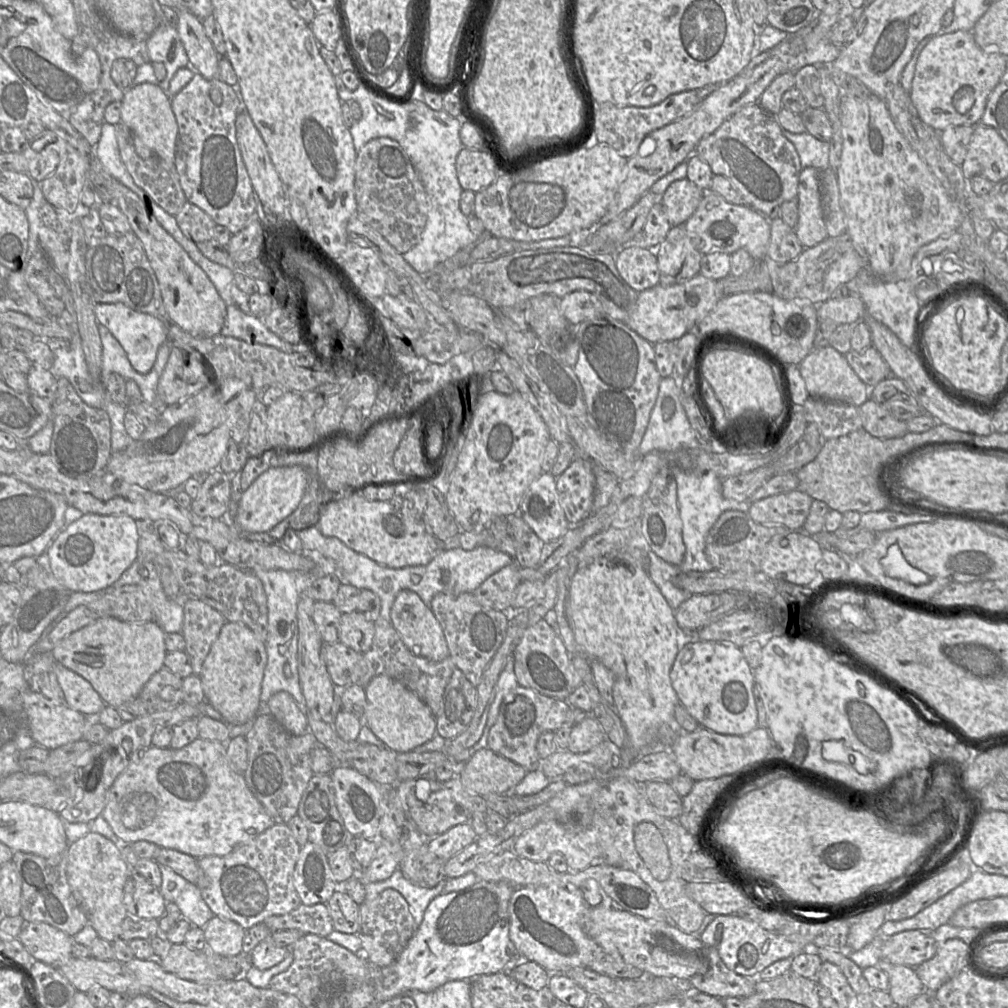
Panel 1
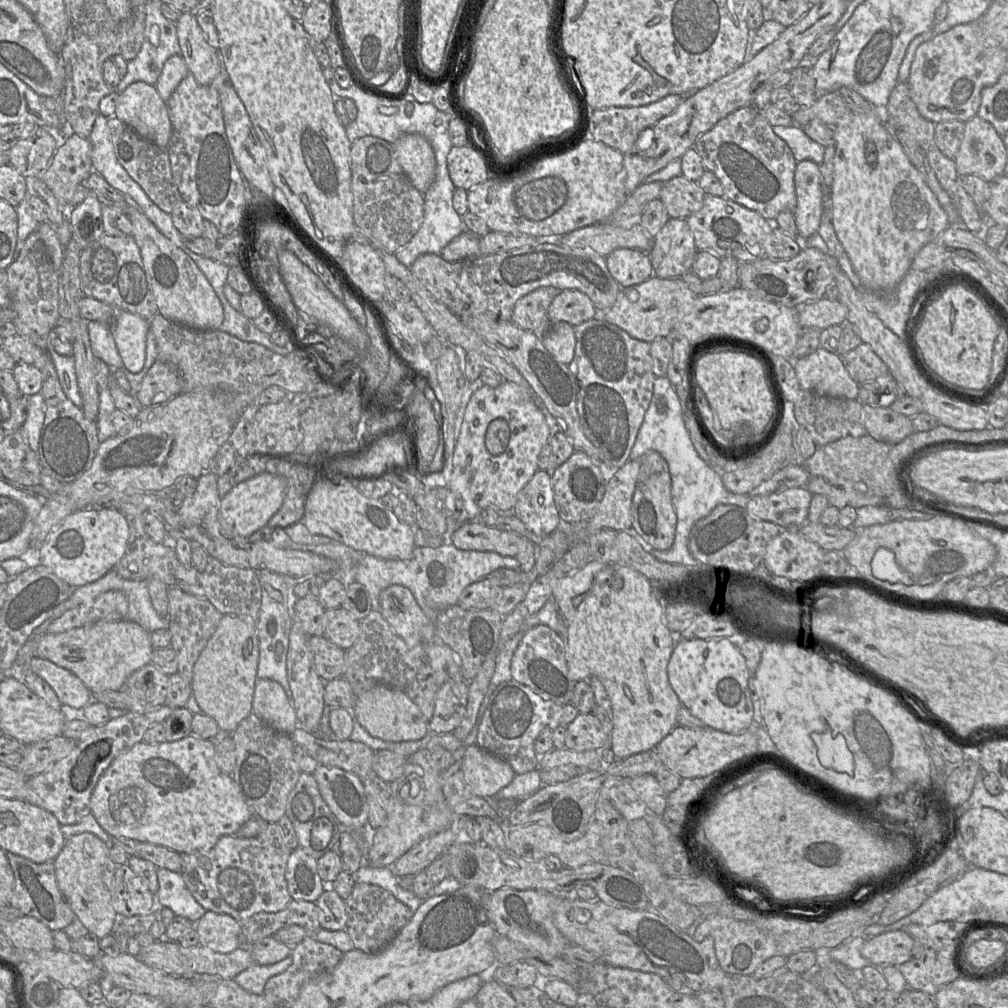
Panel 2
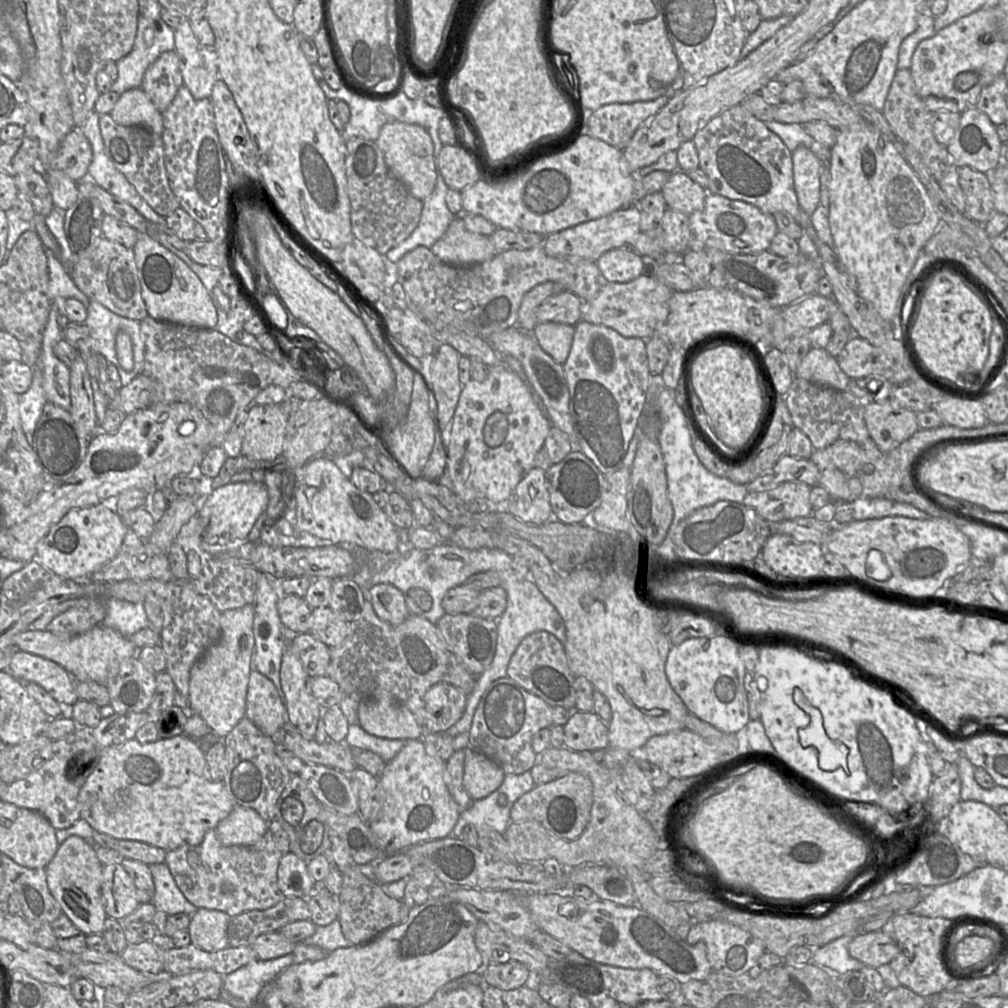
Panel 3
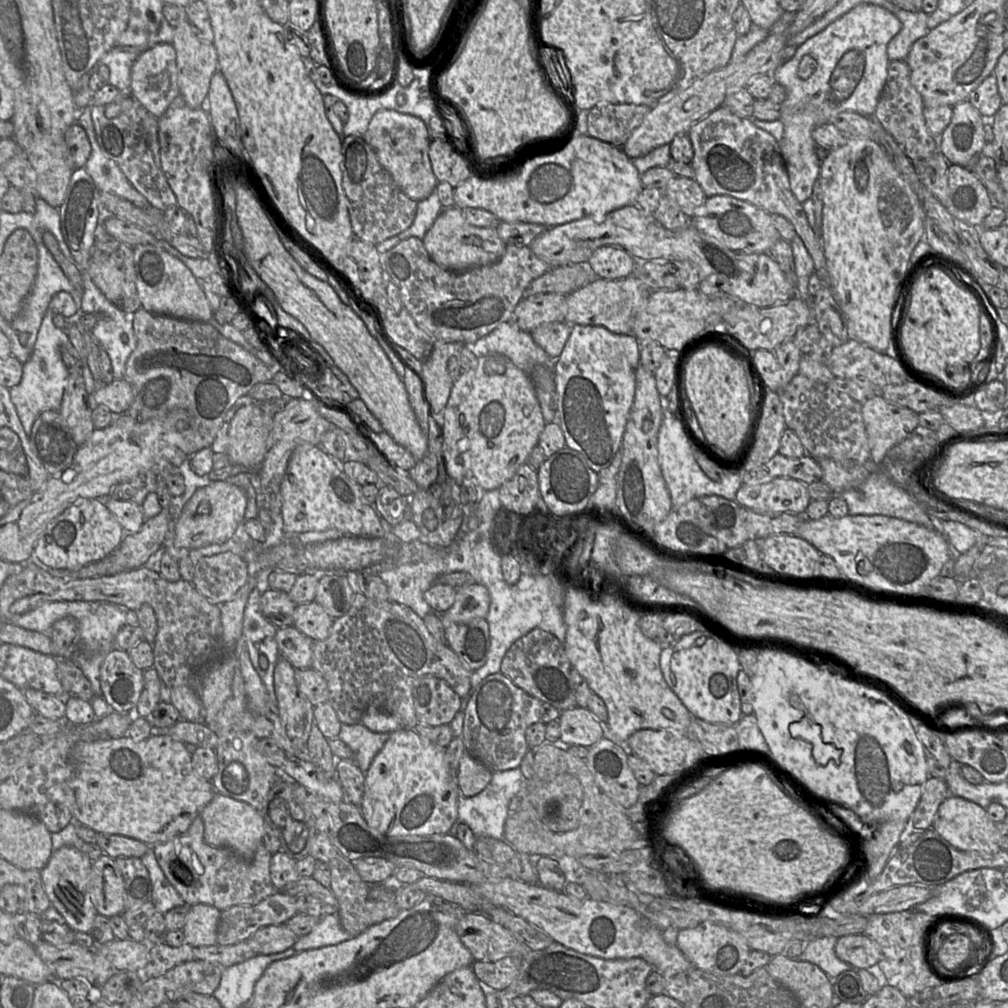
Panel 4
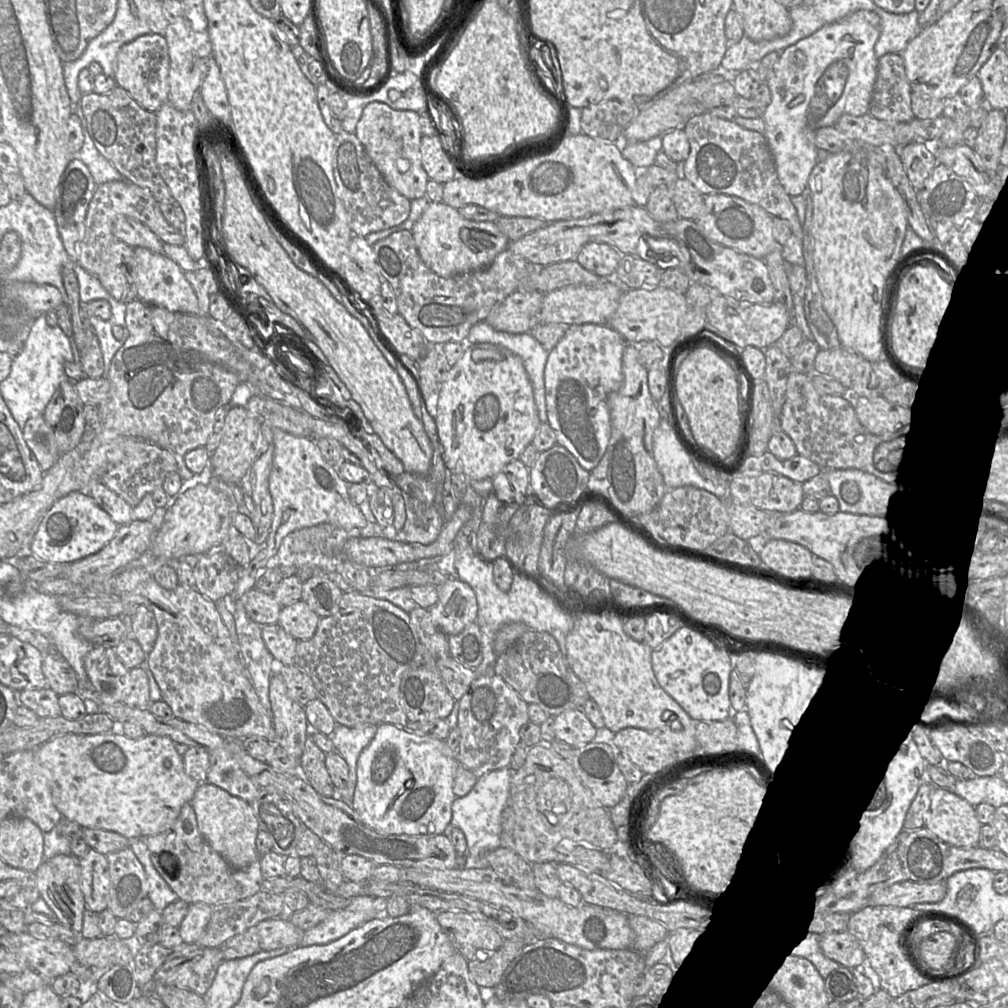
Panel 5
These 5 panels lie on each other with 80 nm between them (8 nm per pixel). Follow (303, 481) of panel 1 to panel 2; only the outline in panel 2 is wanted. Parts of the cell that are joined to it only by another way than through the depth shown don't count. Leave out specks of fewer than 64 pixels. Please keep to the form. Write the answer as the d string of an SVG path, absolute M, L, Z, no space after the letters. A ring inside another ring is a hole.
M263 472L235 485L220 500L217 520L219 535L227 539L247 538L250 534L267 525L270 518L281 507L287 489L284 477Z

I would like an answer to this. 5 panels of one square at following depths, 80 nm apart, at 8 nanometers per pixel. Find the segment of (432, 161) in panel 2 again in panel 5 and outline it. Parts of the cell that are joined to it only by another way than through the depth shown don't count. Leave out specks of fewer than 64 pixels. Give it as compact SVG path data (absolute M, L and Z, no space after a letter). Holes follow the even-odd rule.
M373 101L366 105L355 135L386 182L409 200L426 195L429 176L422 165L420 115L412 110L395 110Z

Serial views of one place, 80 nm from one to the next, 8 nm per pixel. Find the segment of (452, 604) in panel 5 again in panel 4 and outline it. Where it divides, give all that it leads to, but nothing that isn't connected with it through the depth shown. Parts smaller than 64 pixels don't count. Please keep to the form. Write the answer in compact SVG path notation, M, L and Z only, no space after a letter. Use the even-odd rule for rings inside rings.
M472 584L456 590L453 605L444 613L439 614L443 621L467 623L484 619L490 606L490 594L482 584Z

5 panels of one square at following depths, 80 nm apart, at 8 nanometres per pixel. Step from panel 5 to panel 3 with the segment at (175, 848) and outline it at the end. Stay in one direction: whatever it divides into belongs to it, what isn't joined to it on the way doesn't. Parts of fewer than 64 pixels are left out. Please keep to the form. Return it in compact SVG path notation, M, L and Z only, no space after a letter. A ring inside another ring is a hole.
M212 829L199 845L184 845L166 851L165 864L189 902L197 908L220 910L233 917L246 911L266 910L285 898L277 878L283 855L269 829L251 846L223 845Z

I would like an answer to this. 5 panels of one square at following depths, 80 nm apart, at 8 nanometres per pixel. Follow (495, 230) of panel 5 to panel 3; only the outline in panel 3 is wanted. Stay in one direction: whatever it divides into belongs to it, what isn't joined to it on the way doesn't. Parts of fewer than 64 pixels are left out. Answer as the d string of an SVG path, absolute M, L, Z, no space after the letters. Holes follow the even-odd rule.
M455 216L445 234L432 246L431 251L443 262L453 266L470 266L491 259L497 254L489 236L469 231L461 218Z

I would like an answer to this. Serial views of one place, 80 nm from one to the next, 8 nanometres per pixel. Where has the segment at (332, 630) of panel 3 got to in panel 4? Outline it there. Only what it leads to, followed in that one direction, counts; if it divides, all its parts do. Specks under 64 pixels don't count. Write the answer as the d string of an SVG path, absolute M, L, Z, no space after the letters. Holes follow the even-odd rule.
M315 601L297 605L293 619L293 626L313 641L326 639L334 621Z

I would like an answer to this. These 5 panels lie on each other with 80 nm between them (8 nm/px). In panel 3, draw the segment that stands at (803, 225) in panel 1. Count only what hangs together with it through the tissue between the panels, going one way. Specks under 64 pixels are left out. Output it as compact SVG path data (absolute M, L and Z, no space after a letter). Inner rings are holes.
M806 146L792 152L794 189L801 209L811 216L820 203L822 161Z

